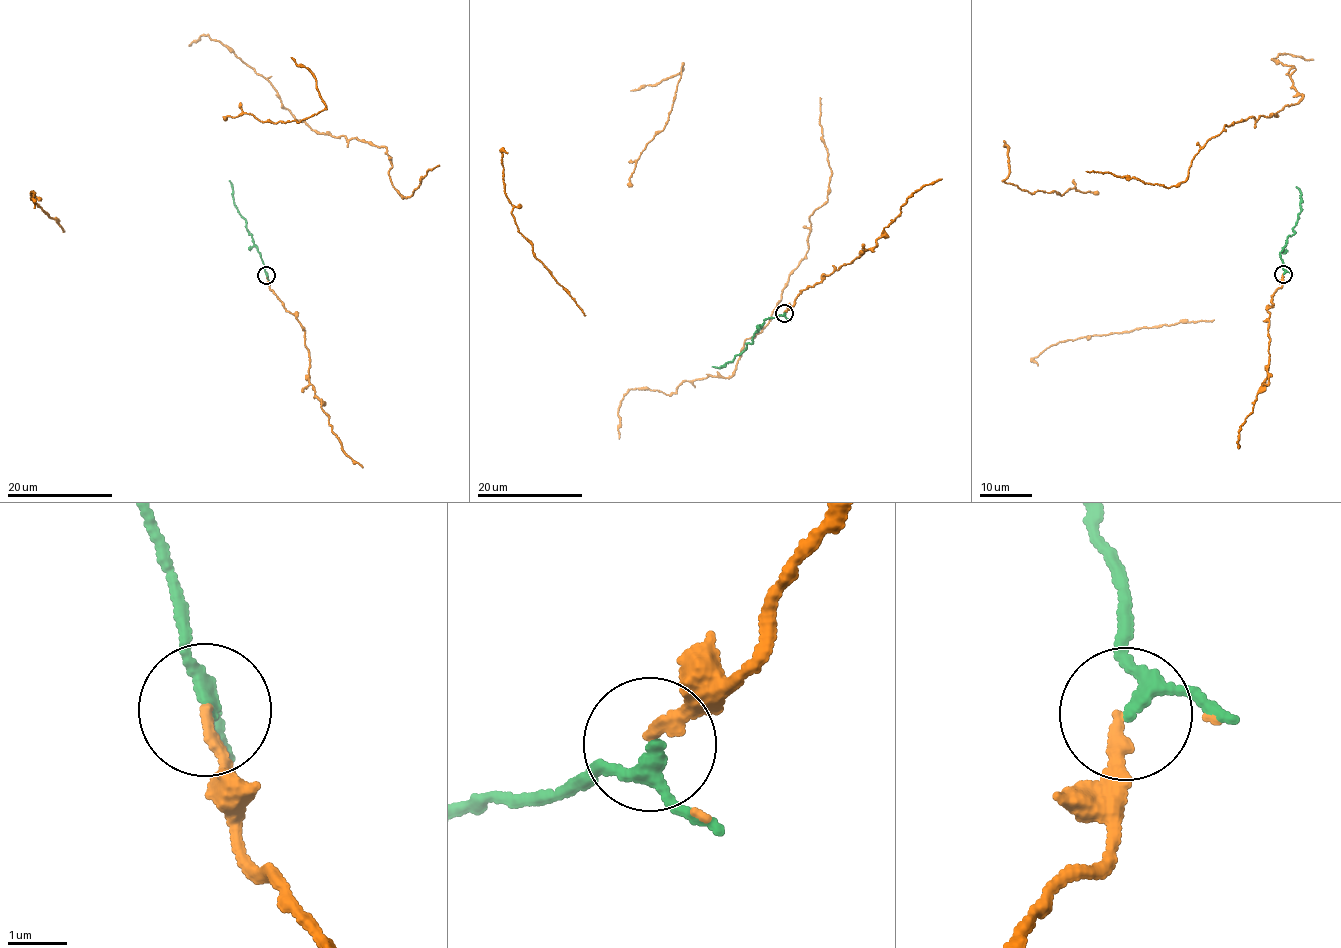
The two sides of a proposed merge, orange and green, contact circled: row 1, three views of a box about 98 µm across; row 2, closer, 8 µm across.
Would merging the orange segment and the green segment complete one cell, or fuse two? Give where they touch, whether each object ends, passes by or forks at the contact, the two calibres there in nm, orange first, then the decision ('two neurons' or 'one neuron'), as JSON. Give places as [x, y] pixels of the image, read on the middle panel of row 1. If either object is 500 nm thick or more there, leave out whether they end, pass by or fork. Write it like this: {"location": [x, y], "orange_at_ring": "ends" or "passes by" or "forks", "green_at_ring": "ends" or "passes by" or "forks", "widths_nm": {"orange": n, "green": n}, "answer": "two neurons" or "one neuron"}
{"location": [784, 313], "orange_at_ring": "ends", "green_at_ring": "passes by", "widths_nm": {"orange": 180, "green": 190}, "answer": "one neuron"}

